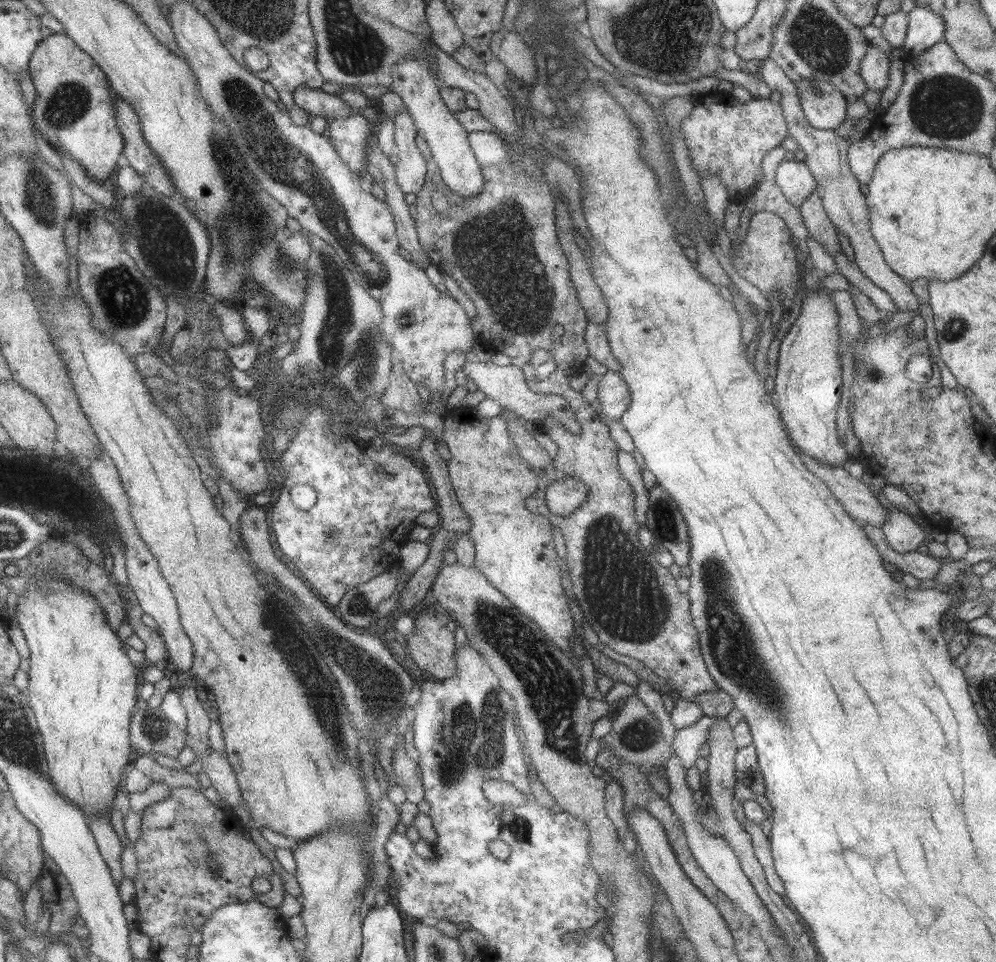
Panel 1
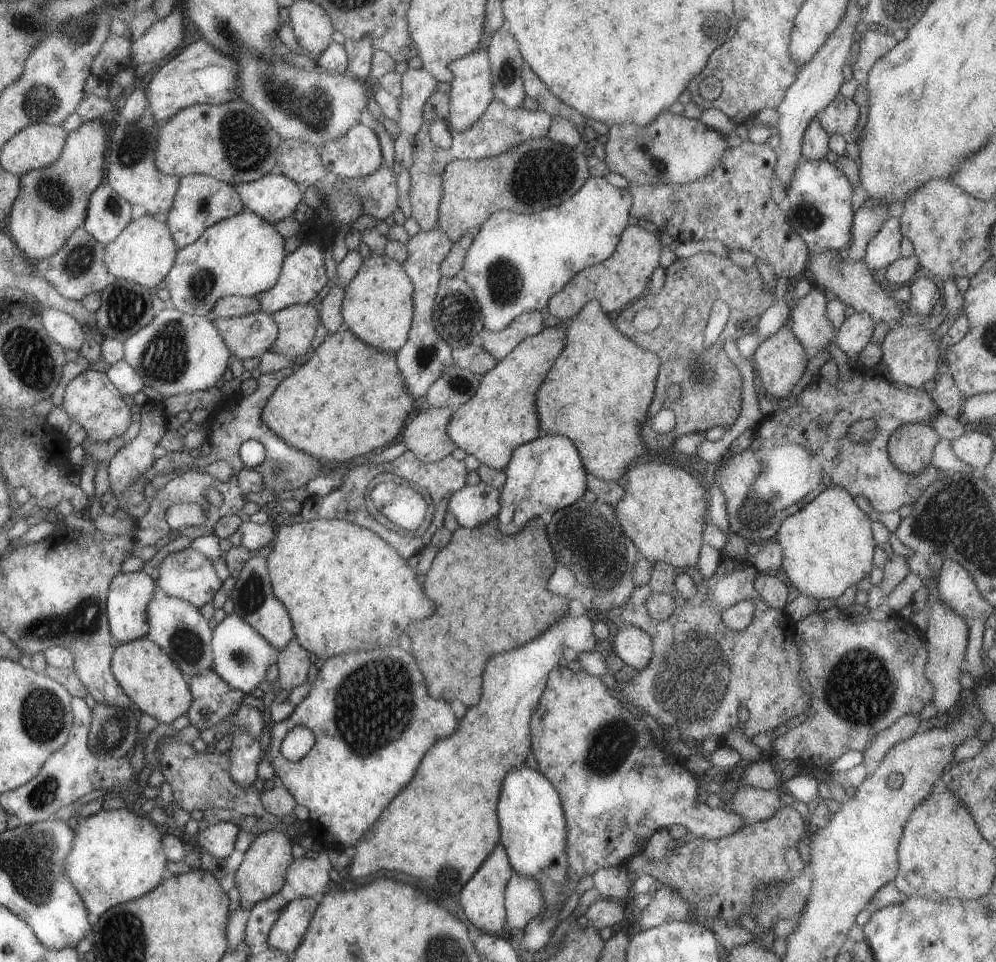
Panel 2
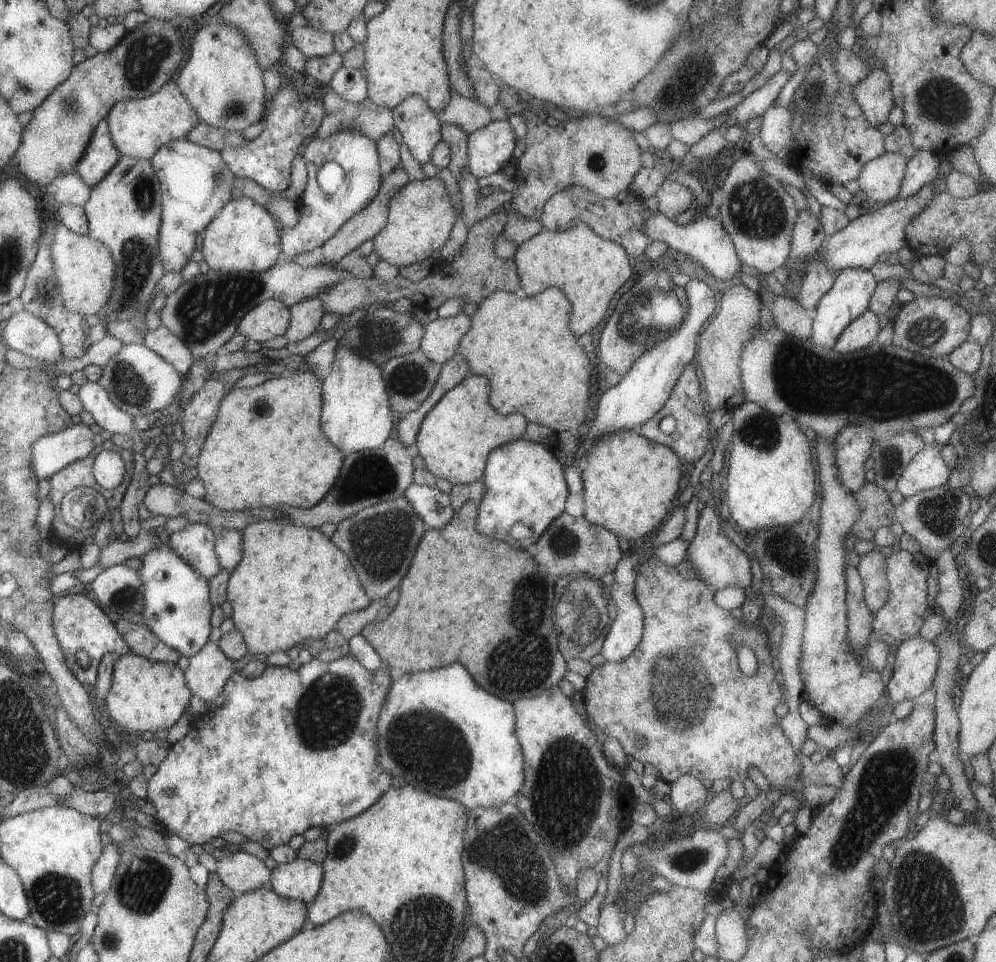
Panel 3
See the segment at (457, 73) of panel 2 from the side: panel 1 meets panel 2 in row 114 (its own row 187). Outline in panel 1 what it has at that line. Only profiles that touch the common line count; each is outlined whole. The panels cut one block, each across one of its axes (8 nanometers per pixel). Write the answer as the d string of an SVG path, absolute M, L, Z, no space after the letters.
M405 57L393 64L390 68L390 75L392 83L388 89L400 97L409 111L416 133L421 134L428 144L445 186L459 196L468 197L477 194L482 187L480 166L474 152L470 149L467 133L463 131L461 124L457 122L454 114L440 97L434 75L415 60L407 60Z

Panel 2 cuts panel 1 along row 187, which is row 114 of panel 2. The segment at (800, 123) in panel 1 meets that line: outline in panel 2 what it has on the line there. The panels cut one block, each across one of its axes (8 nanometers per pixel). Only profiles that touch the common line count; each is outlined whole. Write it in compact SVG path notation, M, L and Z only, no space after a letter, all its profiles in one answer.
M837 94L815 117L828 135L848 137L857 125L859 107L852 99Z

